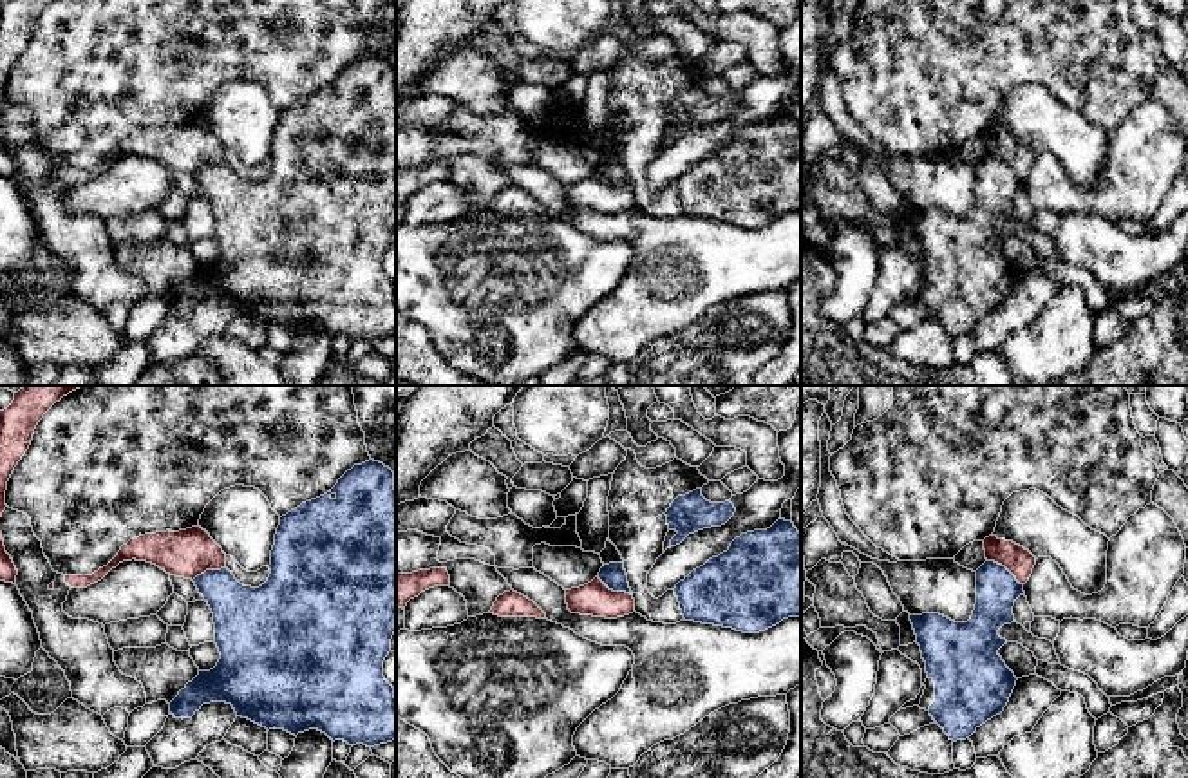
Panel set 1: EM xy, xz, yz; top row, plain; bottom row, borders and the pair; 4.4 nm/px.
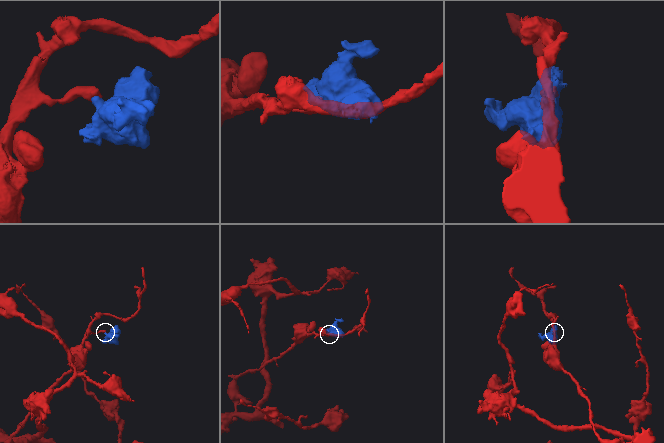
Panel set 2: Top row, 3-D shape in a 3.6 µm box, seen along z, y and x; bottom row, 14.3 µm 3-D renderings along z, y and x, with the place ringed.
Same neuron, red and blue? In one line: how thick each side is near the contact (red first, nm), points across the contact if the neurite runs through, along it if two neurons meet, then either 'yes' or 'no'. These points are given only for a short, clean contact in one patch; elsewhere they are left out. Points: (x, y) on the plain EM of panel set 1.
120/190 nm | along yz (988, 154), (1002, 160), (1022, 180) | no

